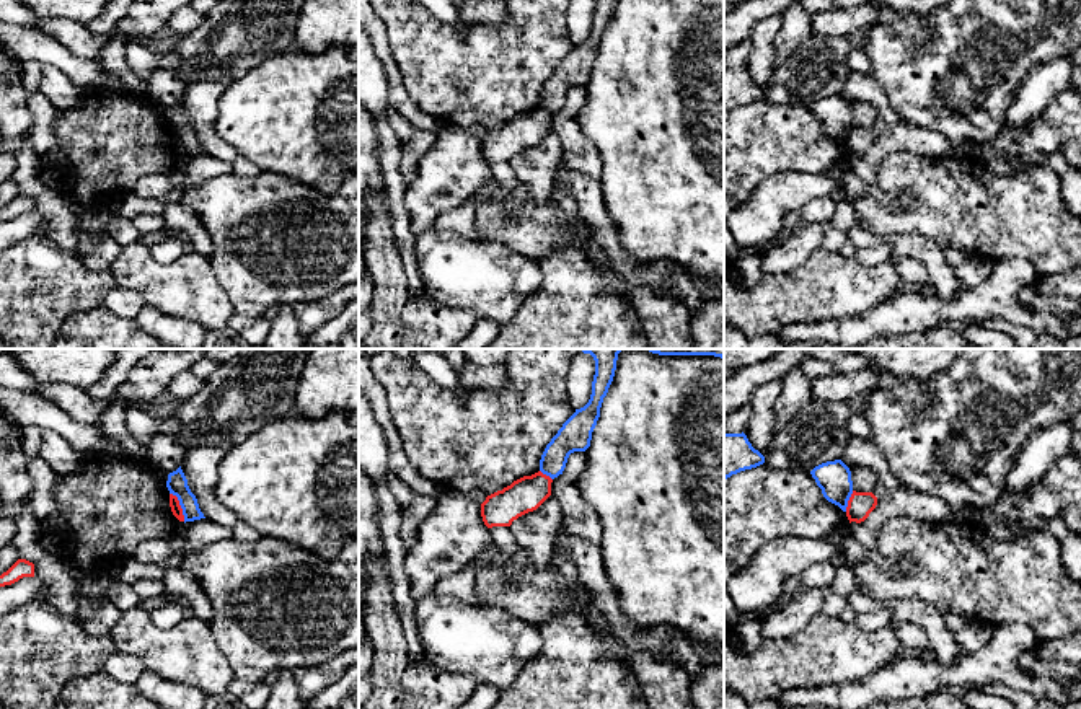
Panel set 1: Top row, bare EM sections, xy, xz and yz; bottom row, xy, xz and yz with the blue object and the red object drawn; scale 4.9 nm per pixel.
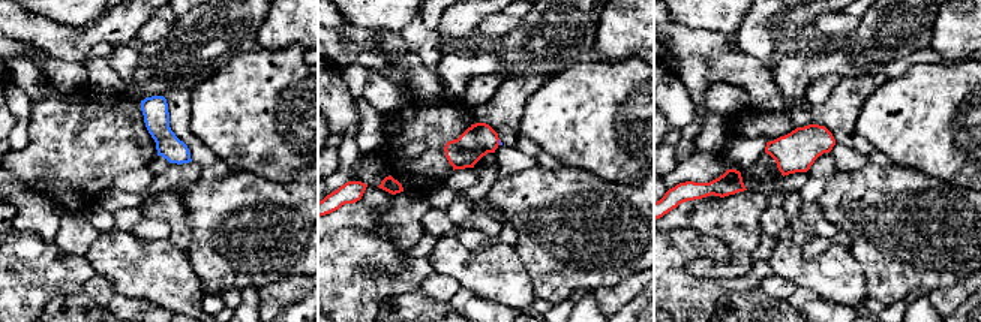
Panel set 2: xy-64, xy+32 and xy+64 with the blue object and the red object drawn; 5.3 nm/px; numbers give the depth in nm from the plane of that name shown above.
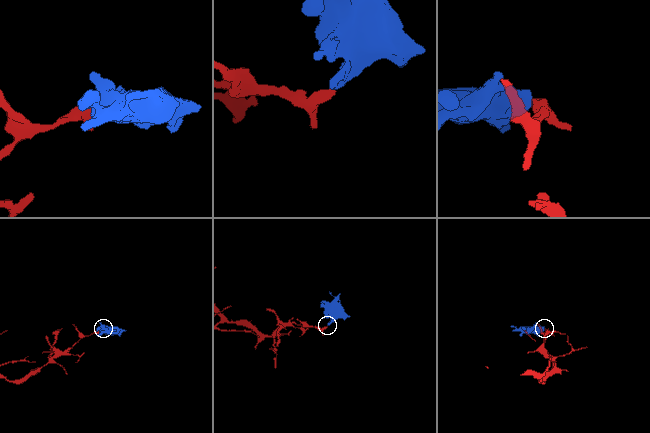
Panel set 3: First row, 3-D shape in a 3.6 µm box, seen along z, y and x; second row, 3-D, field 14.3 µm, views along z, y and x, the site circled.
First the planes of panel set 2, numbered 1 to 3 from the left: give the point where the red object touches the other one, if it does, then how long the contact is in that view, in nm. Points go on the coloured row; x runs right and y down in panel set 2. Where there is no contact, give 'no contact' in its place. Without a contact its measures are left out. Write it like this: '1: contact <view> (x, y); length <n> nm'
1: no contact
2: contact xy+32 (500, 143); length 30 nm
3: no contact

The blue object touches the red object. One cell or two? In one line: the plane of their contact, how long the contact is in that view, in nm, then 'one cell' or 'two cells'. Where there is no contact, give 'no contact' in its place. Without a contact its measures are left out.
contact in xy; length 160 nm; two cells

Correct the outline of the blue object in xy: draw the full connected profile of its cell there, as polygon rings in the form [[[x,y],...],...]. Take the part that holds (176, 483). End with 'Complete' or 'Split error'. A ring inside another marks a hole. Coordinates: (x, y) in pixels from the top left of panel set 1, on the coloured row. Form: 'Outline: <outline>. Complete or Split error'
Outline: [[[181,466],[176,471],[168,474],[166,487],[170,494],[178,497],[184,515],[184,523],[205,518],[199,509],[196,495],[191,492],[188,486],[188,479]]]. Complete

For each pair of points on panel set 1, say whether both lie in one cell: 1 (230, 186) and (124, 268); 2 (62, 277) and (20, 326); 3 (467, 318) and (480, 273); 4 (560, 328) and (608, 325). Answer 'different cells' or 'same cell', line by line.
1: same cell
2: same cell
3: different cells
4: same cell

